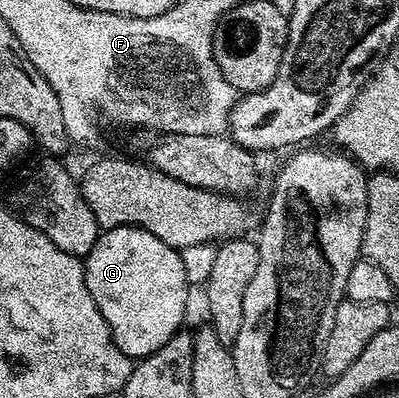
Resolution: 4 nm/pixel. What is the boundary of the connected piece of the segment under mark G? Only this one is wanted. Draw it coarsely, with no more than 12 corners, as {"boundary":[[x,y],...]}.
{"boundary":[[137,225],[104,229],[86,287],[126,356],[181,332],[181,250]]}

